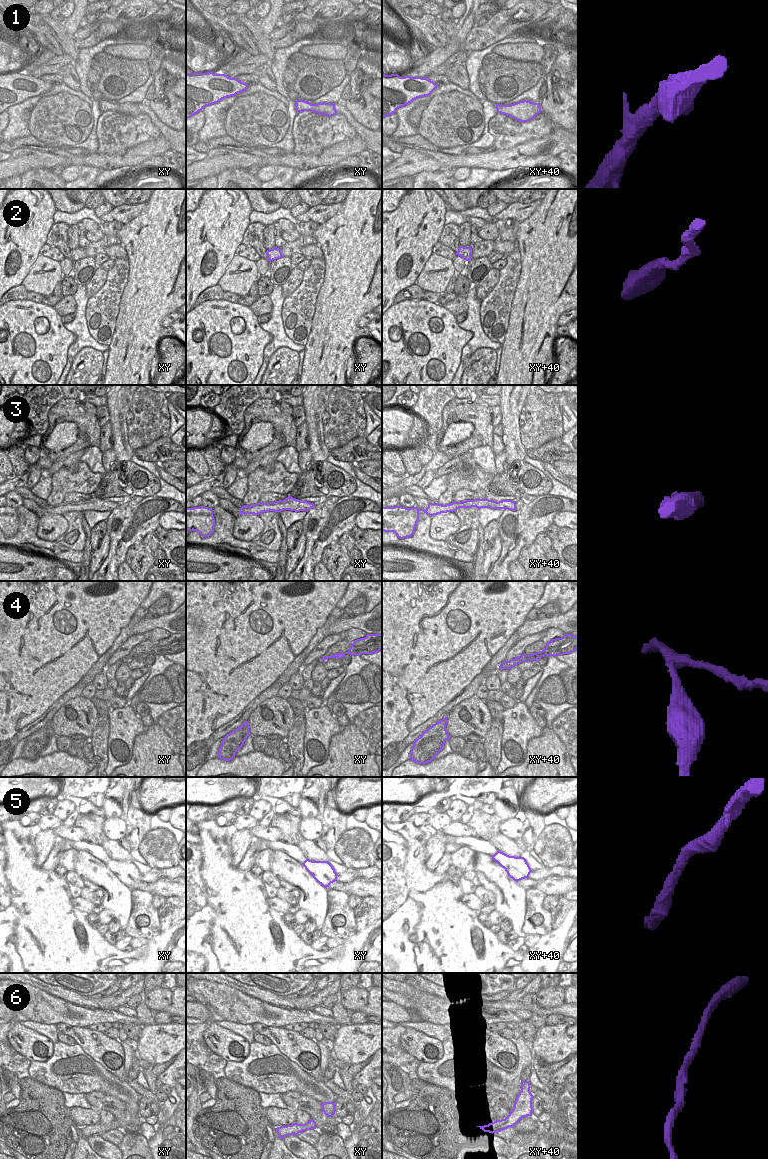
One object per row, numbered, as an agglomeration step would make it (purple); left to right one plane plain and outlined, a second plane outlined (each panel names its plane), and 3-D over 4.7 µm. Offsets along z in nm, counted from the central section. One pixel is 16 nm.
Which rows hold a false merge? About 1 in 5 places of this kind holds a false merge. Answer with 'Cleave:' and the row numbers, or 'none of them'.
Cleave: 4.

